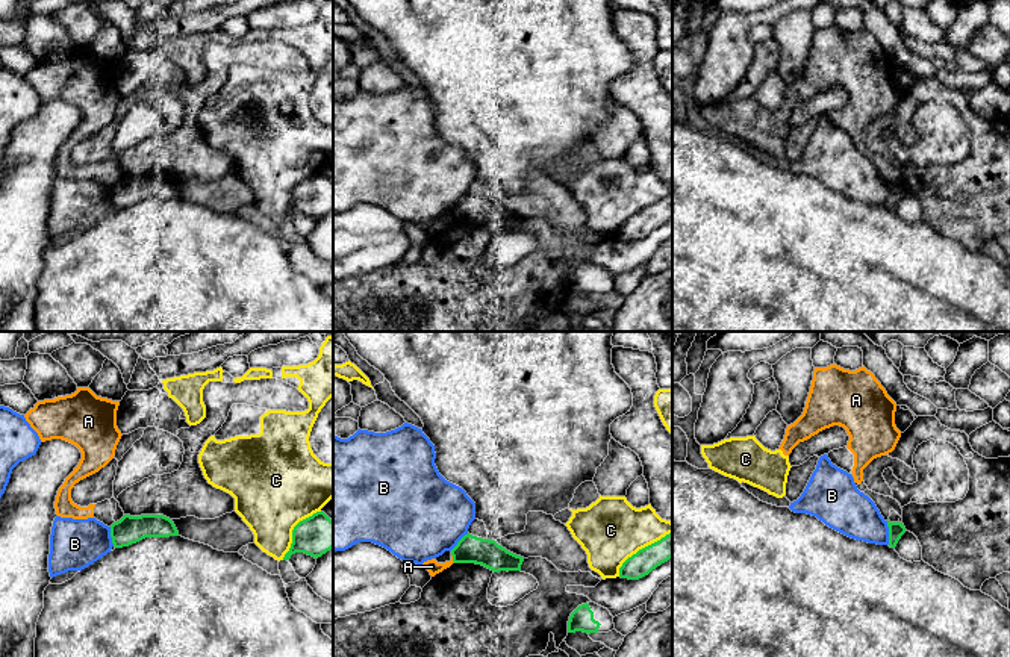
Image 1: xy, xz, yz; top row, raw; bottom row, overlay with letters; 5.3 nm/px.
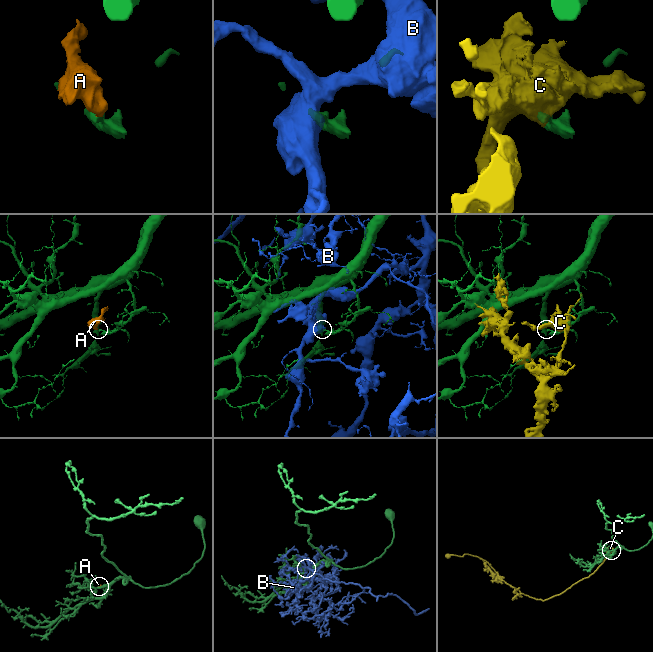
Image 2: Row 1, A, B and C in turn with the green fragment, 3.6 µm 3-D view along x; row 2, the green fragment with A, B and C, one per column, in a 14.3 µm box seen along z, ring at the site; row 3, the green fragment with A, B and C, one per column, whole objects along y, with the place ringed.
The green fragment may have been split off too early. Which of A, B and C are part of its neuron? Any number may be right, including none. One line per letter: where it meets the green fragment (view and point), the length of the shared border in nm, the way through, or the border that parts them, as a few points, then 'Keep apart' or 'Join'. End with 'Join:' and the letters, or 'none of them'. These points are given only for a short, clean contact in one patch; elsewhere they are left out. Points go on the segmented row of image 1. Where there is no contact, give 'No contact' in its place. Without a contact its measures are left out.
A: Touches green at xz (453, 559). Shared border 50 nm. Boundary: xz (452, 554), (455, 562). Keep apart
B: Touches green at yz (889, 533). Shared border 130 nm. Keep apart
C: Touches green at xz (642, 548). Shared border 380 nm. Keep apart
Join: none of them

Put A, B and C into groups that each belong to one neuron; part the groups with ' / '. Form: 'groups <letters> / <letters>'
groups A C / B

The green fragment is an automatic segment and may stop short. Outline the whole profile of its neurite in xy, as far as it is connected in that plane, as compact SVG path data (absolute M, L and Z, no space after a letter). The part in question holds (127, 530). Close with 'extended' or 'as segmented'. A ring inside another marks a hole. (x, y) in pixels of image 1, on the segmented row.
M124 515L111 525L111 537L115 548L129 546L145 537L179 536L174 522L164 515Z; as segmented

